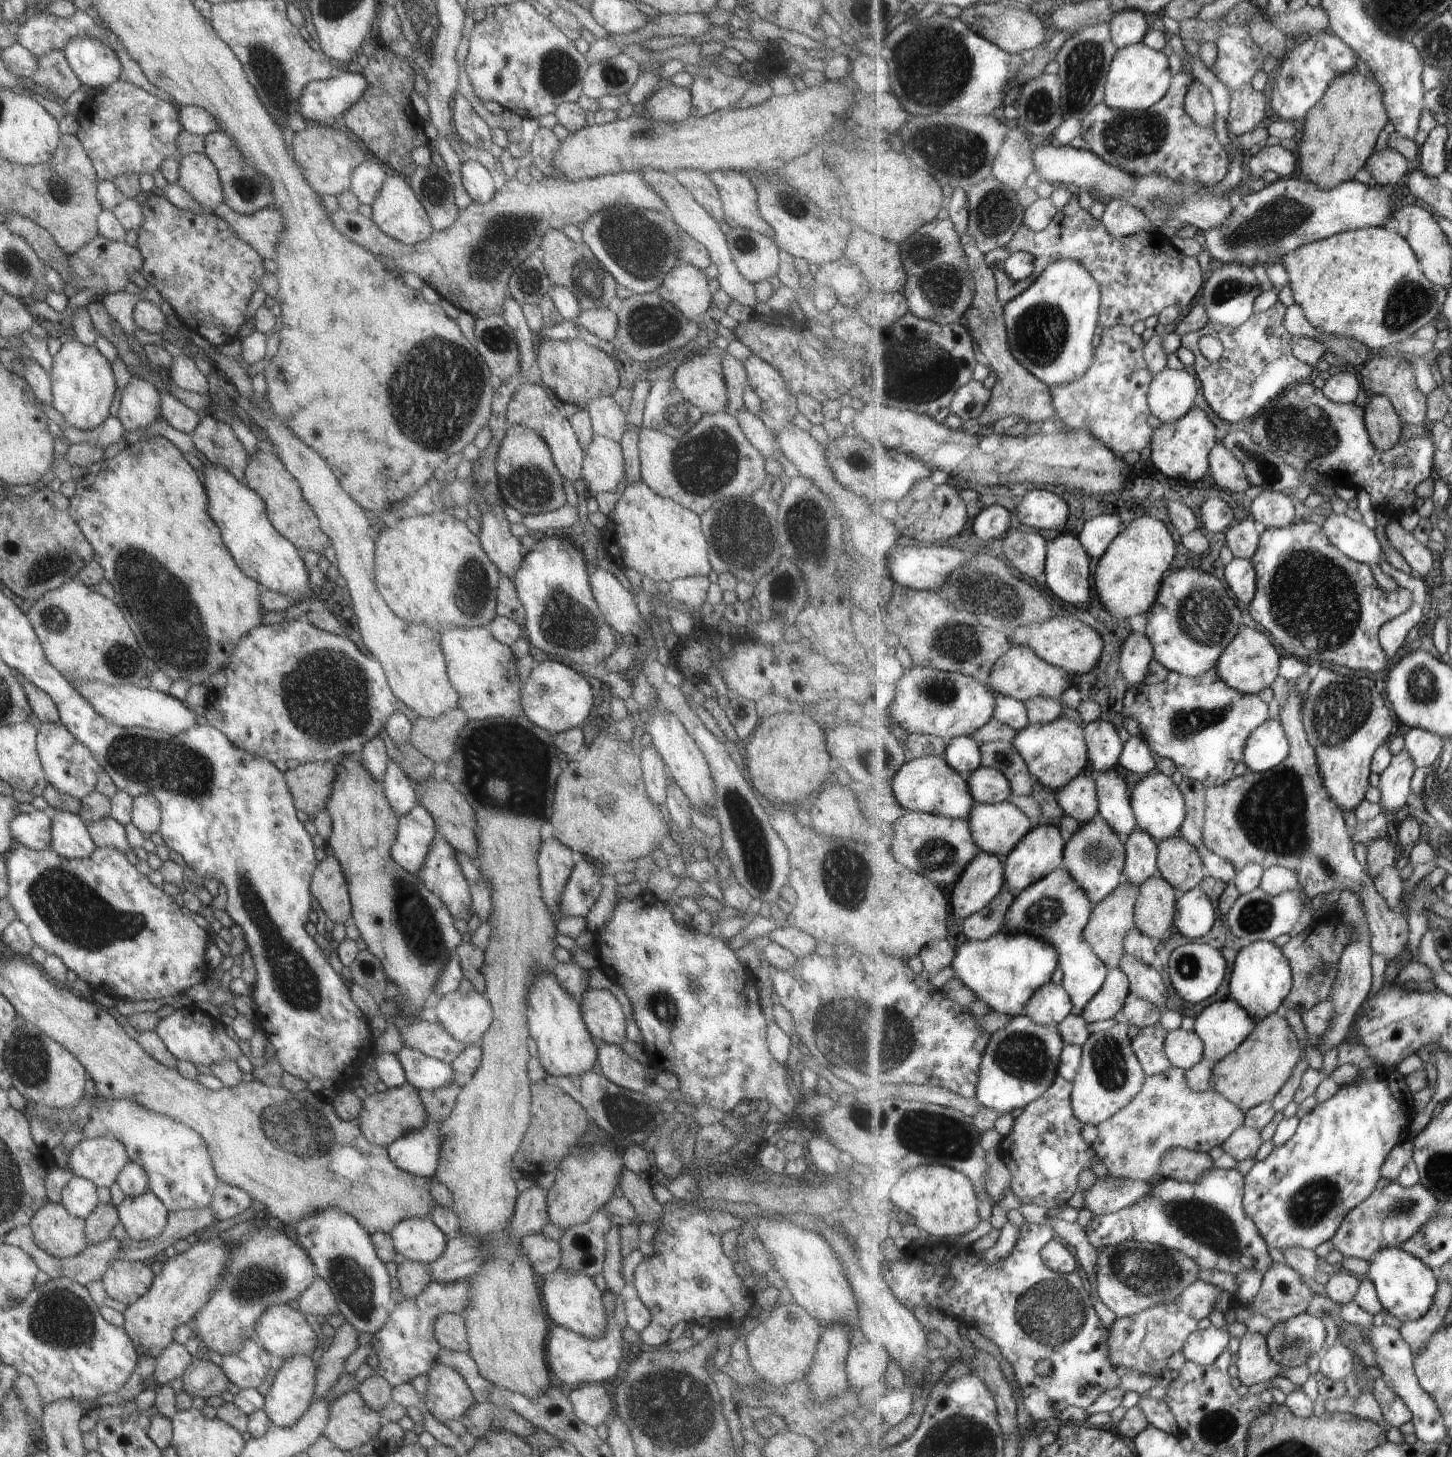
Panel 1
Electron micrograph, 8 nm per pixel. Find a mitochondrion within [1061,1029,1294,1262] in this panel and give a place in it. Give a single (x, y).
(1108, 1060)

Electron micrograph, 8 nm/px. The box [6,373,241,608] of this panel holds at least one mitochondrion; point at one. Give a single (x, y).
(51, 567)

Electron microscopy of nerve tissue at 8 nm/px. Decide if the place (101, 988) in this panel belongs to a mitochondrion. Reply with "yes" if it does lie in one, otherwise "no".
no

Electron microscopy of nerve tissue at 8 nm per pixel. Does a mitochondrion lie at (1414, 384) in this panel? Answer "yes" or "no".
no

